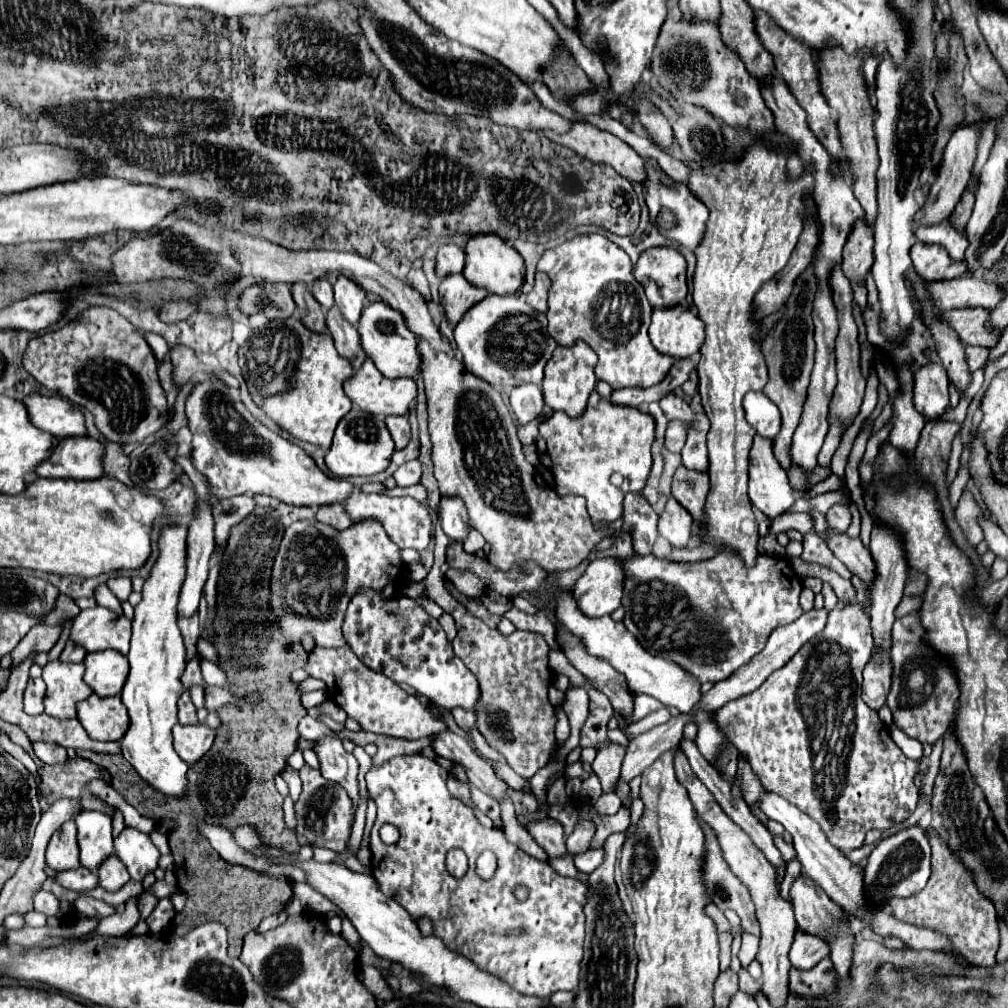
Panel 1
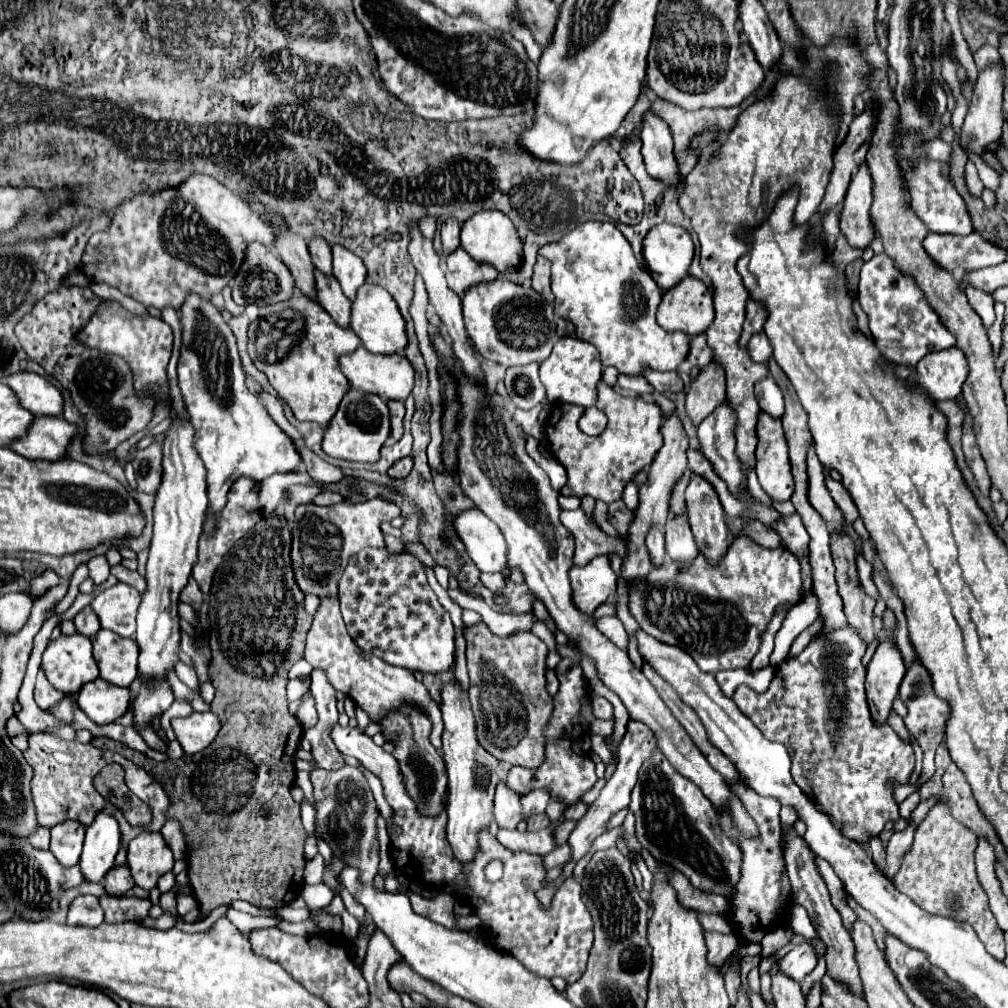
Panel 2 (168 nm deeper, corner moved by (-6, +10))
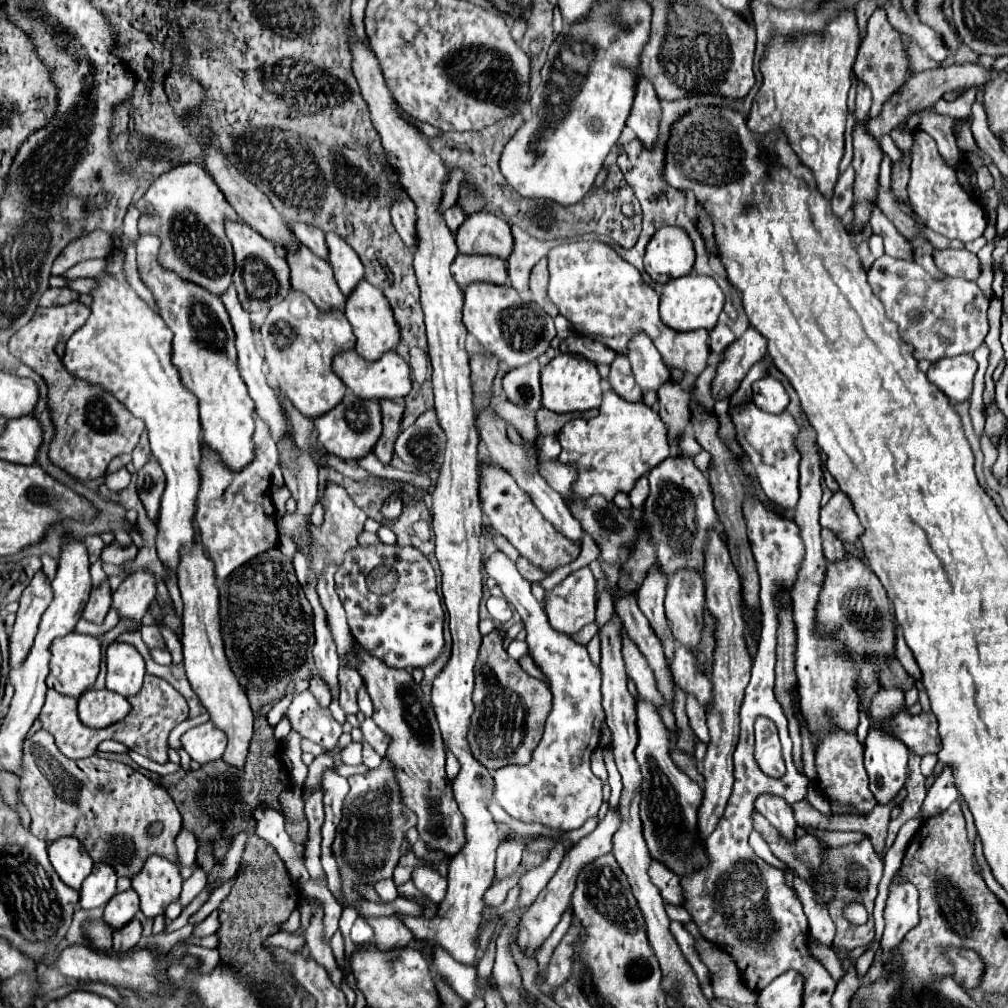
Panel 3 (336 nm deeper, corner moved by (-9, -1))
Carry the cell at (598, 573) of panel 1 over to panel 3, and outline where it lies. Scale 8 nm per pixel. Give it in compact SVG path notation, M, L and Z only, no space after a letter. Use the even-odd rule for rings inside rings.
M589 567L573 571L553 591L545 595L545 611L549 623L559 633L577 633L595 621L597 579Z

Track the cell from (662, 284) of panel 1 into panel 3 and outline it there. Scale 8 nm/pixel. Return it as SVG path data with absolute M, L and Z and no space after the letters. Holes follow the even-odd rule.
M663 227L653 235L645 253L645 271L655 283L665 285L671 279L685 277L693 271L693 241L681 227Z

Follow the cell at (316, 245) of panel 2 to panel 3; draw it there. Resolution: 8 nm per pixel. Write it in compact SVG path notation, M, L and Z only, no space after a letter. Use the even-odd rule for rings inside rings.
M289 223L289 227L293 229L293 233L301 239L301 243L305 243L305 247L309 247L313 251L313 255L327 259L329 257L329 249L325 243L325 233L313 225L307 223Z

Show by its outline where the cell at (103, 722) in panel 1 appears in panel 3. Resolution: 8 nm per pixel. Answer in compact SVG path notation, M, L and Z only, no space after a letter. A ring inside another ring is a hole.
M87 691L79 697L79 719L87 727L107 727L129 715L129 701L113 691Z

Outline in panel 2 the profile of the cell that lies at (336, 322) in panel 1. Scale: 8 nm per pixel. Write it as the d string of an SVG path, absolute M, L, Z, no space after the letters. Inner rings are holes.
M314 270L316 278L316 300L318 304L336 320L338 326L348 326L350 322L350 300L344 296L338 280L332 274Z

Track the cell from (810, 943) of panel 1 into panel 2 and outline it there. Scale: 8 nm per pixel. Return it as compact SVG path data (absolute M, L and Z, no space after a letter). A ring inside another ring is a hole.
M800 944L780 960L778 968L784 976L802 984L802 980L816 968L816 954L812 946Z

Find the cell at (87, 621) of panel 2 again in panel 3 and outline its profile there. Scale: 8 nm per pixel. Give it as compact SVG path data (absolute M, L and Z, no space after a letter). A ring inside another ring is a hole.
M105 581L101 587L91 591L91 597L89 597L85 611L83 611L83 619L91 621L95 625L103 625L109 607L111 607L111 591L109 591L109 585Z

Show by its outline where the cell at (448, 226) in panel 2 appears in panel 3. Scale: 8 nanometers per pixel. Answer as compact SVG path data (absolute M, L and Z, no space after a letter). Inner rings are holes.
M451 207L451 209L445 211L445 223L447 223L451 233L457 233L457 229L461 227L463 221L465 221L465 215L463 215L463 211L459 207Z

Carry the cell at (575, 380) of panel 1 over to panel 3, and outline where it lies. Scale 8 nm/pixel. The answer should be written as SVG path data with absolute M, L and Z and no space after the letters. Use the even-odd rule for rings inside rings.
M559 353L549 365L541 369L541 389L543 389L543 407L553 413L573 413L587 411L601 405L601 375L597 365L583 355Z

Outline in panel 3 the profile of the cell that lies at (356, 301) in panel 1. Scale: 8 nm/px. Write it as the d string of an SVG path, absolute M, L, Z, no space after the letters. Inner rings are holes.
M327 233L327 247L329 247L329 263L335 271L335 279L343 295L351 295L353 289L363 279L363 265L353 253L353 249L335 233Z

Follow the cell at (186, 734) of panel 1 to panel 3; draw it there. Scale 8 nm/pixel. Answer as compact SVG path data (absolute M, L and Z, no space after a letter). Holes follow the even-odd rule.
M207 721L183 733L181 745L191 755L193 761L209 763L209 761L221 759L227 747L227 737L221 729L217 729L211 721Z

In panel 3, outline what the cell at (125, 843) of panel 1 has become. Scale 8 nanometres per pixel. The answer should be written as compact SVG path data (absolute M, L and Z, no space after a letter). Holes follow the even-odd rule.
M151 855L143 869L131 879L131 887L141 899L141 911L145 917L157 917L165 913L165 907L179 899L181 875L175 863L169 859Z

